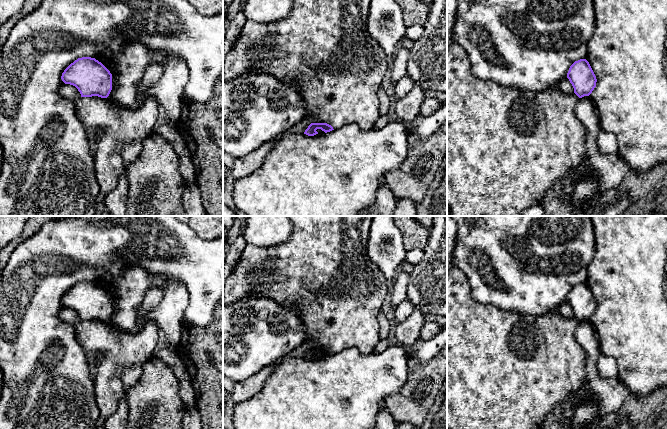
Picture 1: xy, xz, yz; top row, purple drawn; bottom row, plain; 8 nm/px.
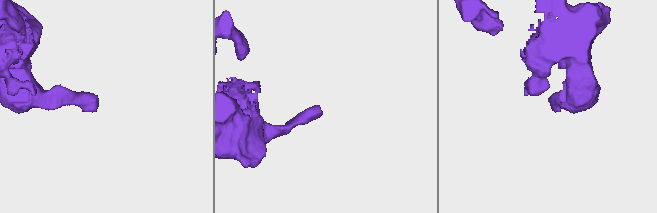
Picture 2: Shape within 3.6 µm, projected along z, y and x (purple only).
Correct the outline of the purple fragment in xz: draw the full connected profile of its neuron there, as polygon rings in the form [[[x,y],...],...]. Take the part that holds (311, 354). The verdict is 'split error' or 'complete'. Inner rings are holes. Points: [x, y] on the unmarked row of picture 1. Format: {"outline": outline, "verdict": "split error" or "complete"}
{"outline": [[[311,347],[305,354],[304,358],[308,360],[314,360],[318,358],[318,356],[316,355],[317,353],[321,353],[325,357],[334,354],[333,351],[327,347]]], "verdict": "complete"}

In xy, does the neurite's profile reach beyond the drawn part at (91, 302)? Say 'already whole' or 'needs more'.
already whole

